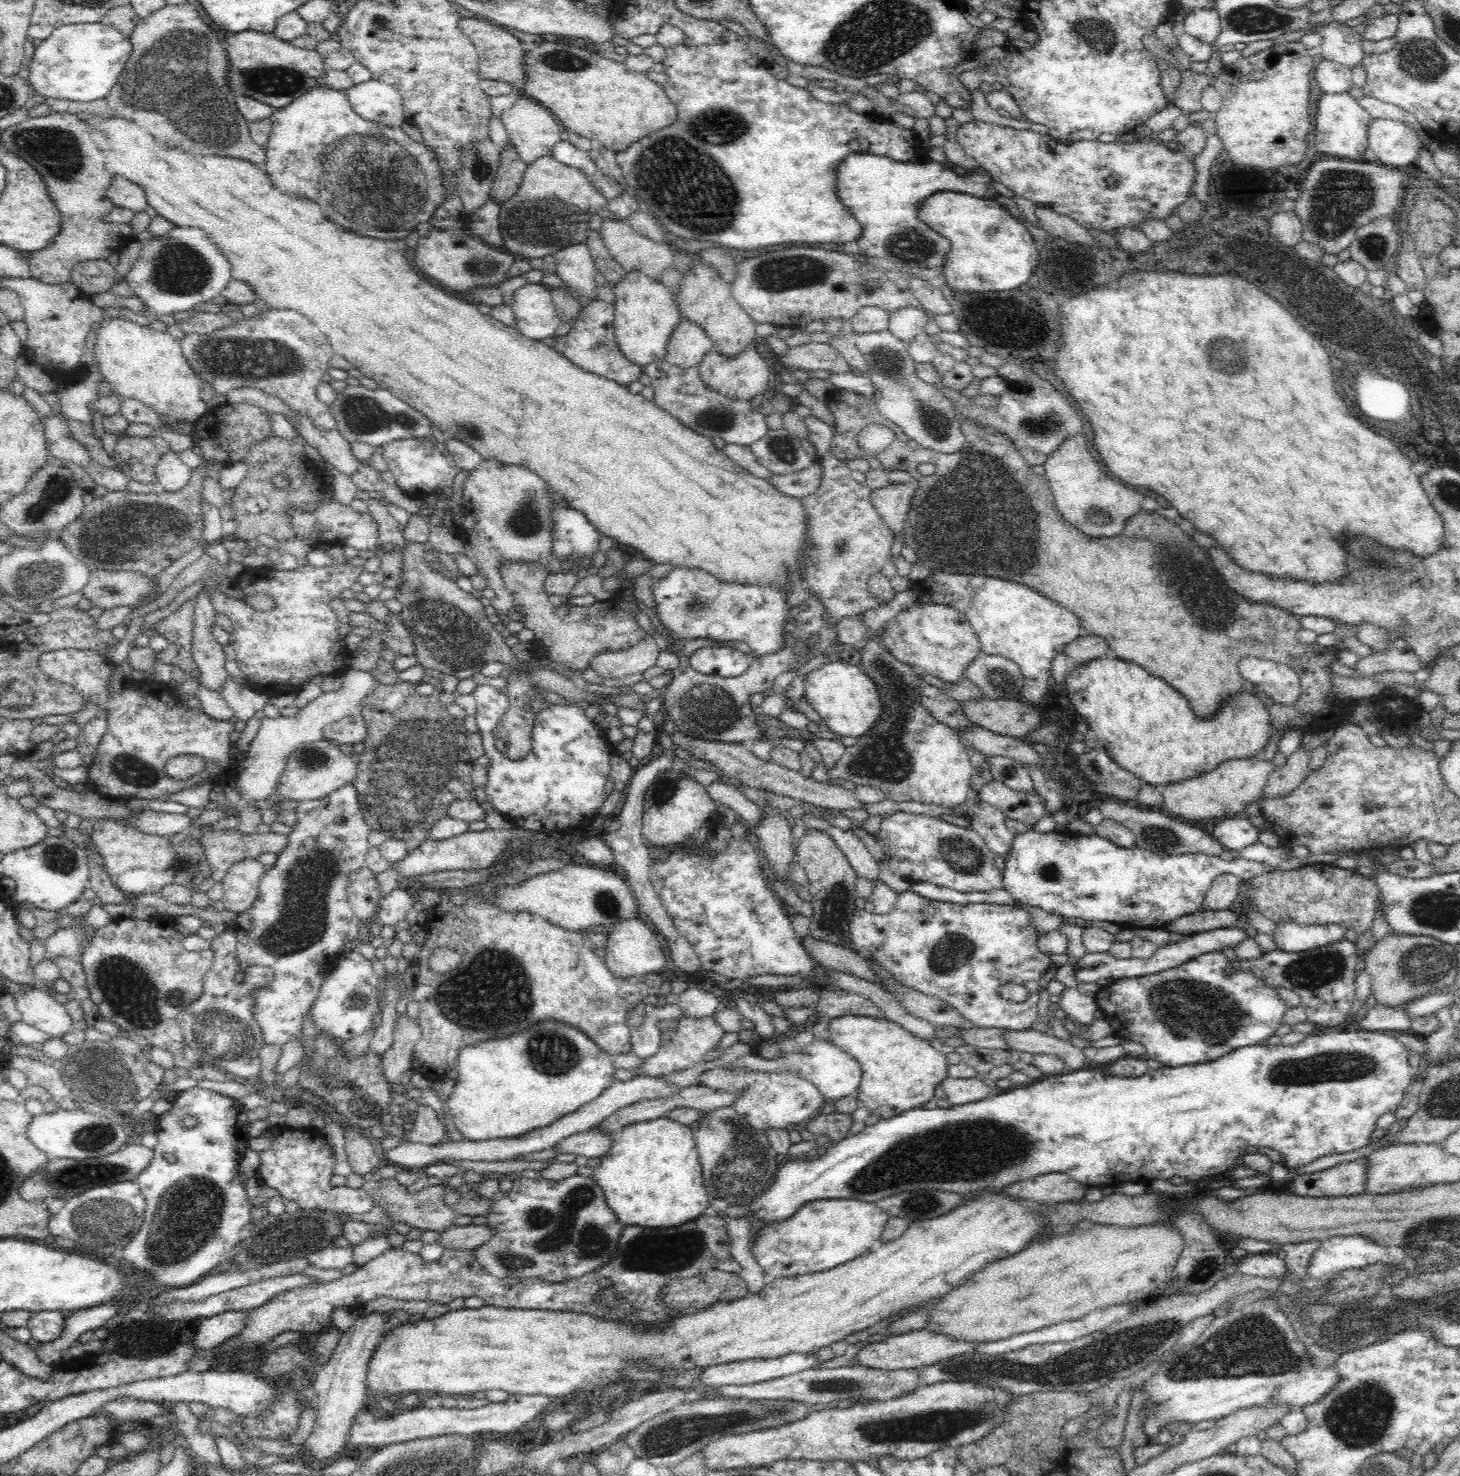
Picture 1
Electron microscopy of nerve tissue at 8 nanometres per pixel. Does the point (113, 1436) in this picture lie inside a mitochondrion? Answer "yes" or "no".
no

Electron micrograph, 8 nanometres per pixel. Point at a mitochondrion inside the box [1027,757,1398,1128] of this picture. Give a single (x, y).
(1186, 1008)

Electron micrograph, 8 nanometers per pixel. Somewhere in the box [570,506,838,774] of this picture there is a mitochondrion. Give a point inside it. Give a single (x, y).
(705, 708)

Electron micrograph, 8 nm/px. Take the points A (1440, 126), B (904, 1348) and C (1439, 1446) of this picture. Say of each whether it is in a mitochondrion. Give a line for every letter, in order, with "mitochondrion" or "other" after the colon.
A: other
B: other
C: other

